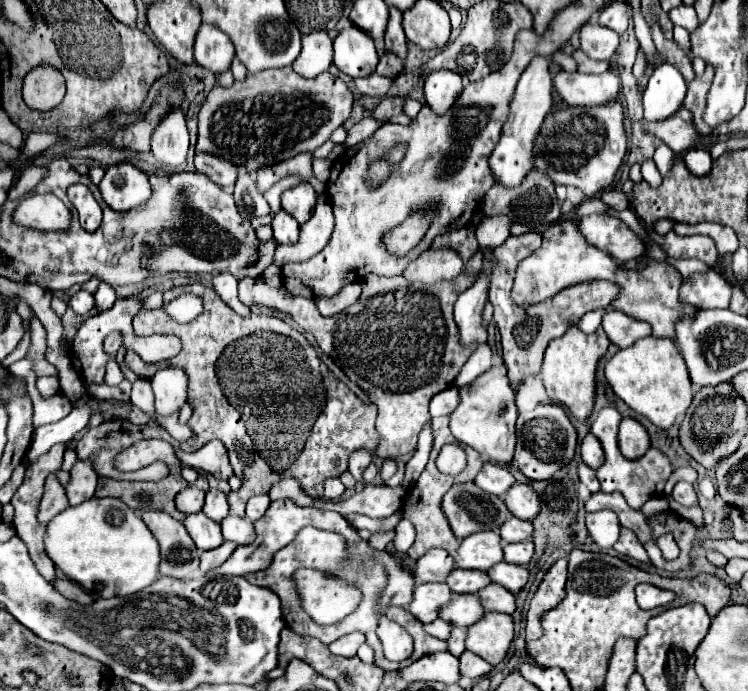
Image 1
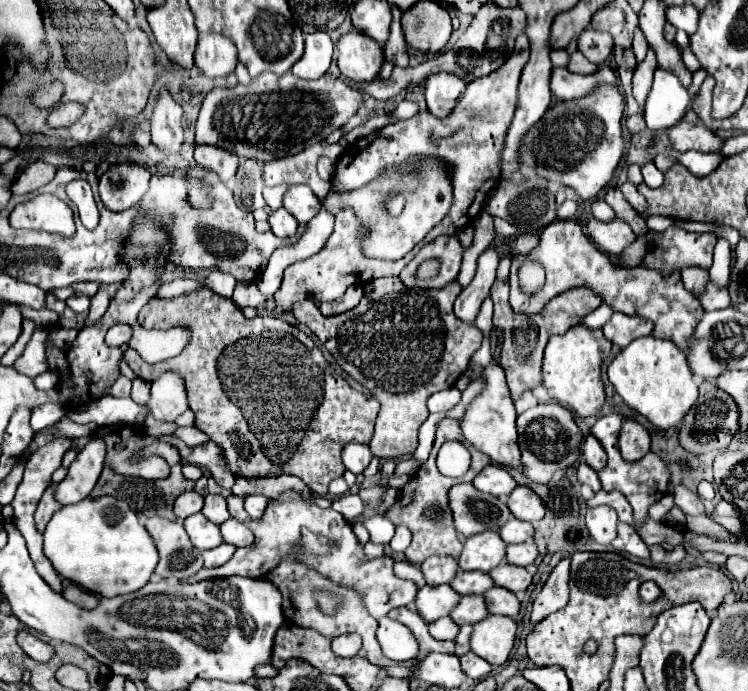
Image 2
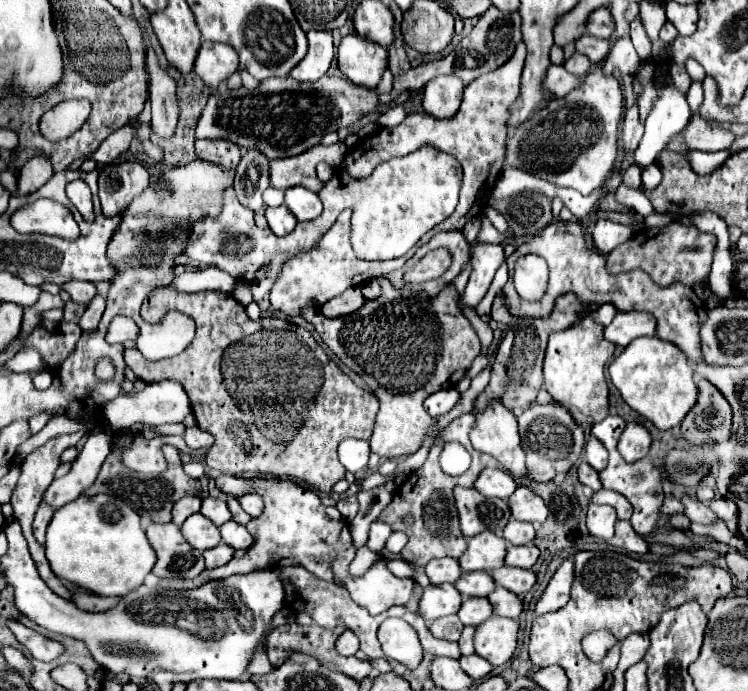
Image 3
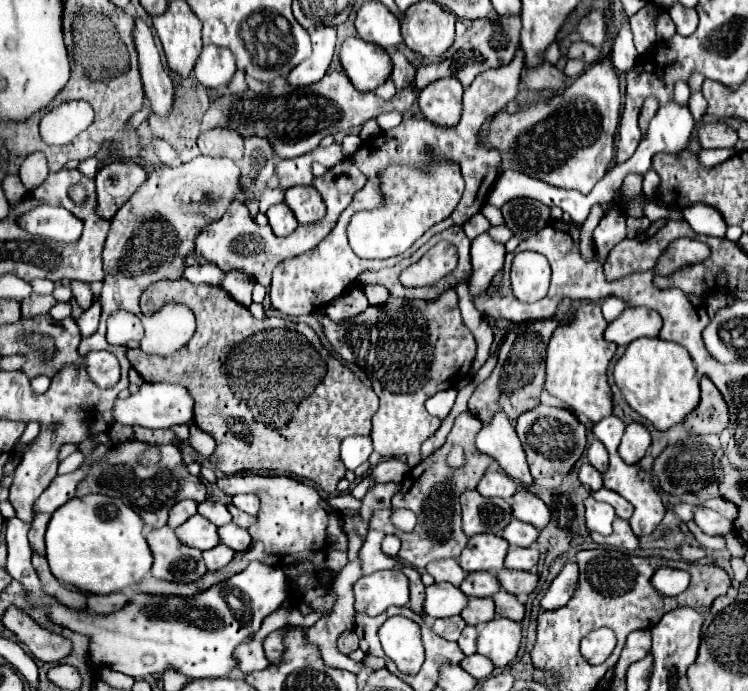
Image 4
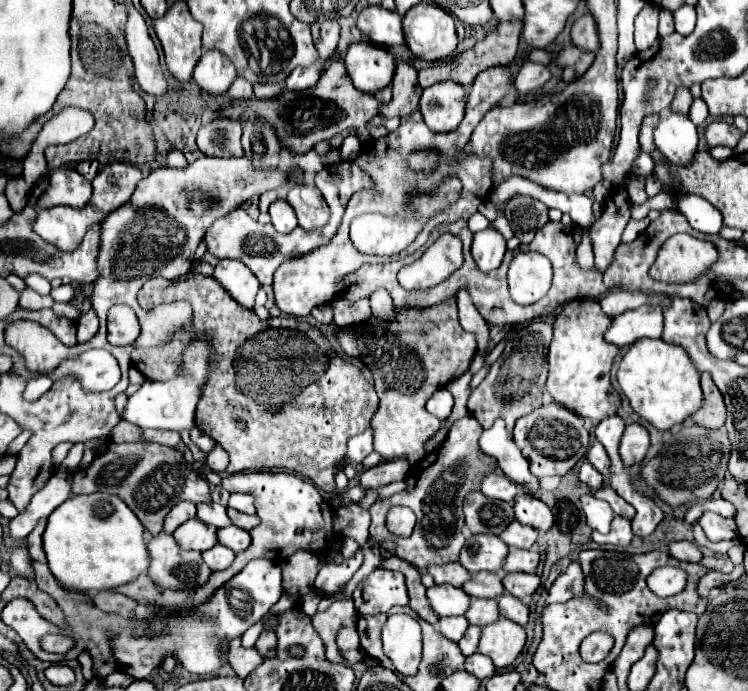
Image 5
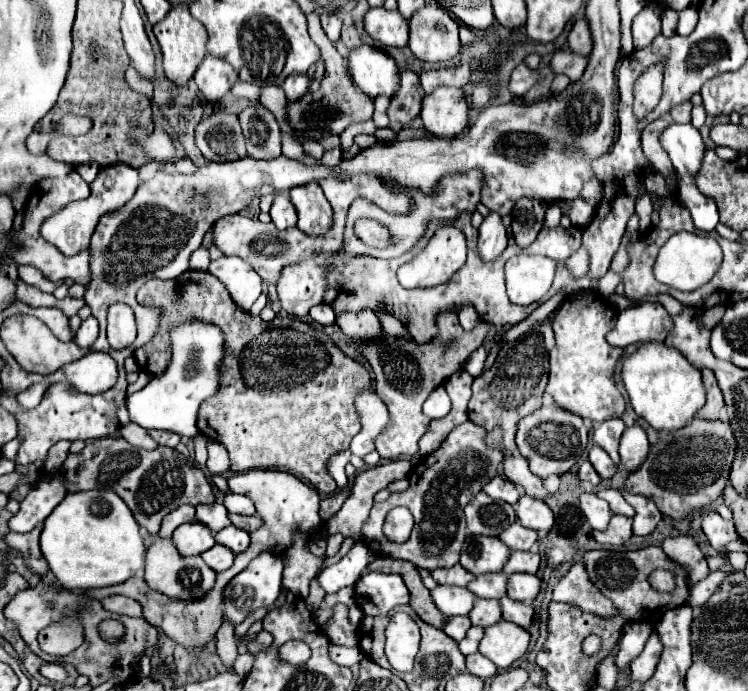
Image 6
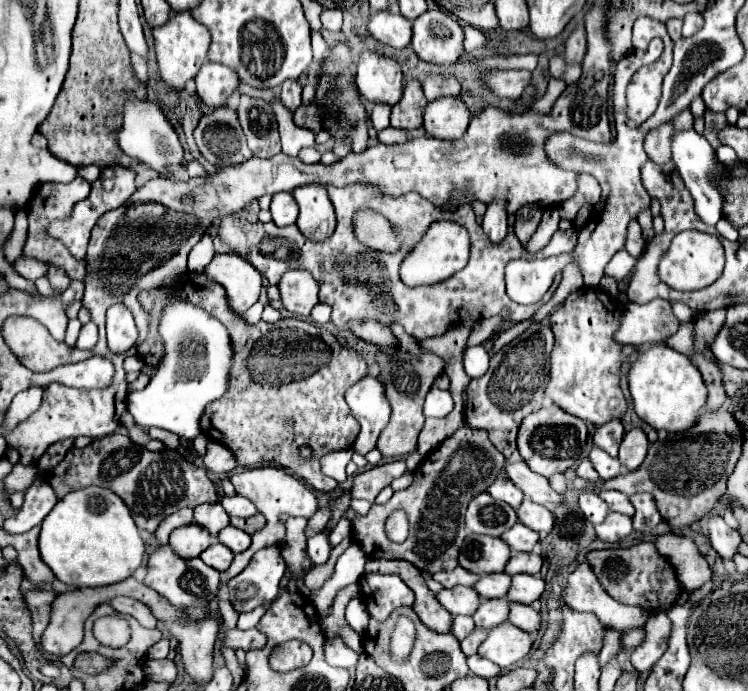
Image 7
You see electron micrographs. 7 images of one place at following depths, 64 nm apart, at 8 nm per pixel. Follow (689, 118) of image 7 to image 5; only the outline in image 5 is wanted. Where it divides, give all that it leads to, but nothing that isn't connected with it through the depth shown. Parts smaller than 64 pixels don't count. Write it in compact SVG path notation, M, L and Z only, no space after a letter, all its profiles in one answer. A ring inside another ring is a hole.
M678 88L678 92L676 92L676 96L674 96L670 108L672 108L674 112L688 114L690 104L692 104L692 94L690 94L690 90L688 90L688 88Z

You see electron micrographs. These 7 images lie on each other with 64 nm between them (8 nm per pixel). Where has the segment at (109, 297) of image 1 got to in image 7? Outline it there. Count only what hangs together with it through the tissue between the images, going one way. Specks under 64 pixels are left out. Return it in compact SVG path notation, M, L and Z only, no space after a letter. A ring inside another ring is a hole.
M90 320L88 324L82 326L80 336L78 336L78 342L76 342L76 348L80 348L80 350L90 350L90 348L96 344L96 340L98 340L98 328L96 328L96 324Z

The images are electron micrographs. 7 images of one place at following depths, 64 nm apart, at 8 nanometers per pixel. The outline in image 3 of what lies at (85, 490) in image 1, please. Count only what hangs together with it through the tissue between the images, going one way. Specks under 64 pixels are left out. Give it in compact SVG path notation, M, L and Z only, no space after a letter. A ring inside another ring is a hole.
M90 432L86 438L86 444L78 458L72 462L70 472L64 478L58 478L50 484L50 488L44 494L44 500L52 508L60 508L84 494L86 488L90 488L96 482L96 476L110 454L110 442L112 434L108 432Z

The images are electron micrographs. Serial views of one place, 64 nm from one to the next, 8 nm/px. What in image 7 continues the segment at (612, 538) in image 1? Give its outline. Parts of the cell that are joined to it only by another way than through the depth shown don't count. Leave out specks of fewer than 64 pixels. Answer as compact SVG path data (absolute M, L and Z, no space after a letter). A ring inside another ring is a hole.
M586 492L580 494L580 510L584 512L584 516L592 522L592 524L600 524L606 520L608 516L608 504L604 504L604 500L598 494Z

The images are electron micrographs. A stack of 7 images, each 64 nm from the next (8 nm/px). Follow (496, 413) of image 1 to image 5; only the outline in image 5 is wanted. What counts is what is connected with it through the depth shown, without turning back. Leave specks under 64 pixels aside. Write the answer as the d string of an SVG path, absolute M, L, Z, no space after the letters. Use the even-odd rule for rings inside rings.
M496 420L492 428L484 430L478 442L484 454L498 460L498 466L512 482L528 488L530 492L538 490L538 478L528 470L528 460L522 456L520 448L516 448L516 442L510 436L504 420Z

